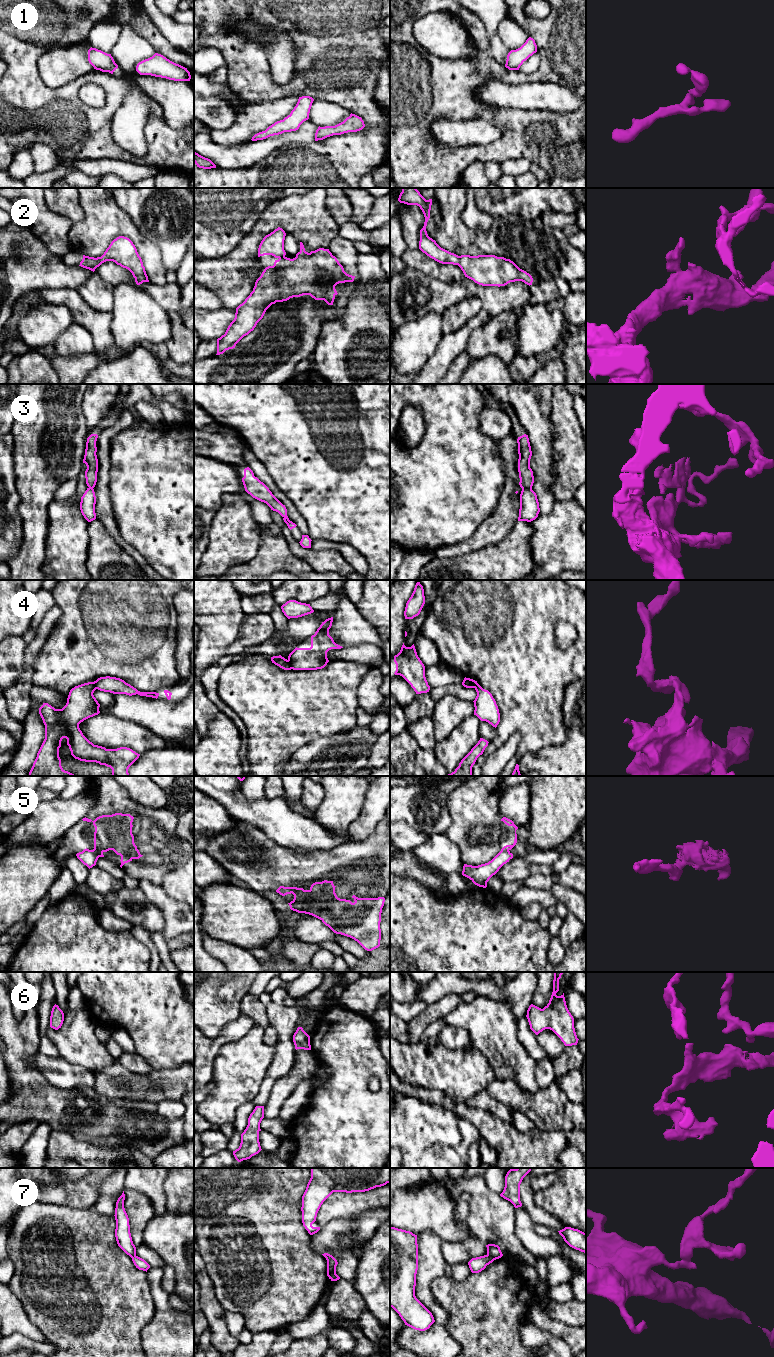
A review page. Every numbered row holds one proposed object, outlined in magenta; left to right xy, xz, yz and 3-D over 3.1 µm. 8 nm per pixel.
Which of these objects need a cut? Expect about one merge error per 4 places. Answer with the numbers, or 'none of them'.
3, 4, 5, 7

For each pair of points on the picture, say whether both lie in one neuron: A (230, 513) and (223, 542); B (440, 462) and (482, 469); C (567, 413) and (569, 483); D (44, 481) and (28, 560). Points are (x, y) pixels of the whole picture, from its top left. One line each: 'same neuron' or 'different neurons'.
A: same neuron
B: same neuron
C: same neuron
D: same neuron

